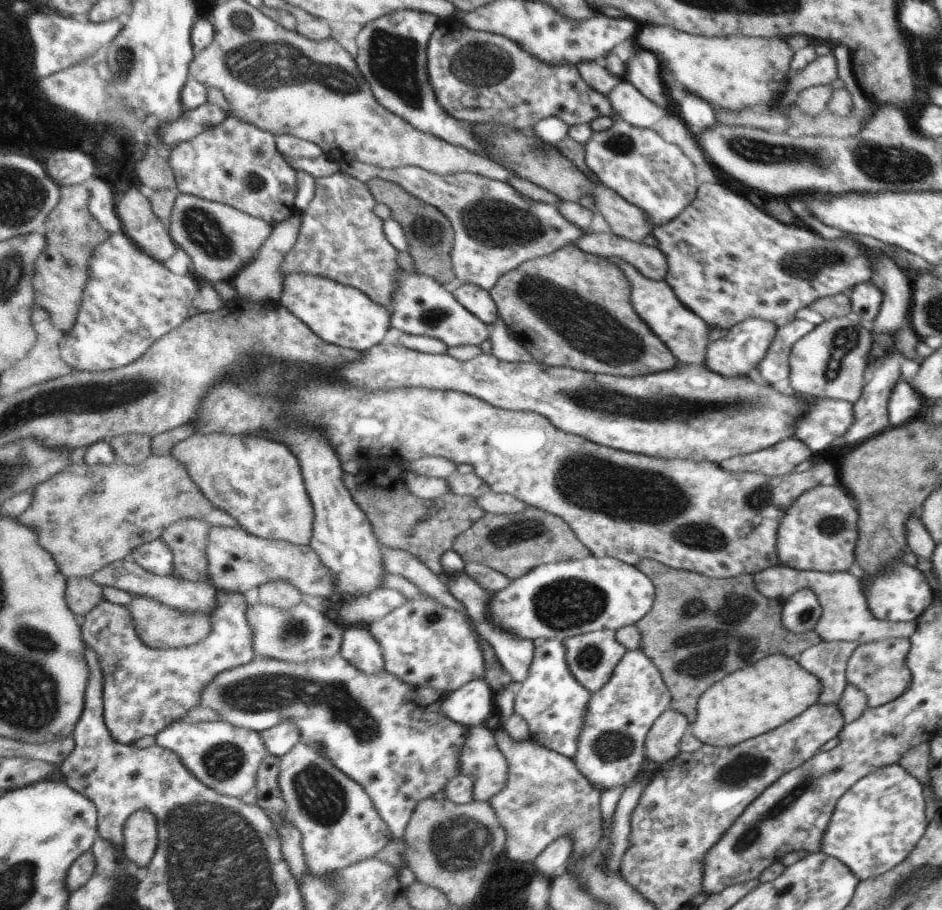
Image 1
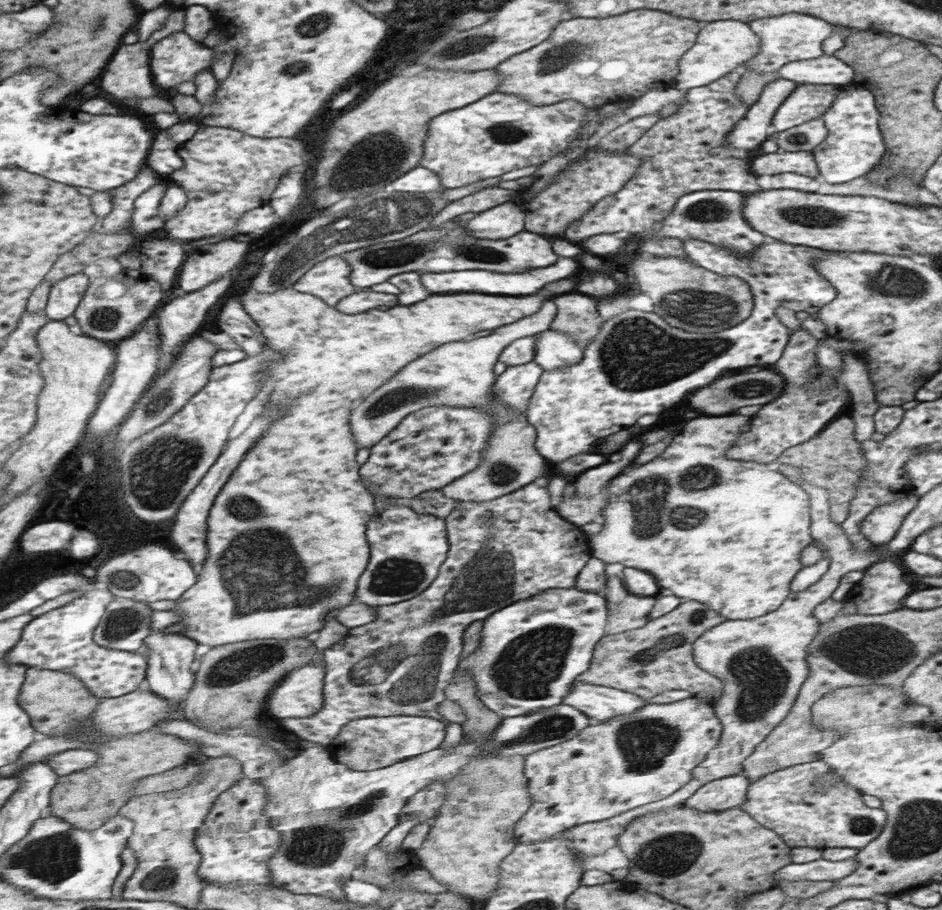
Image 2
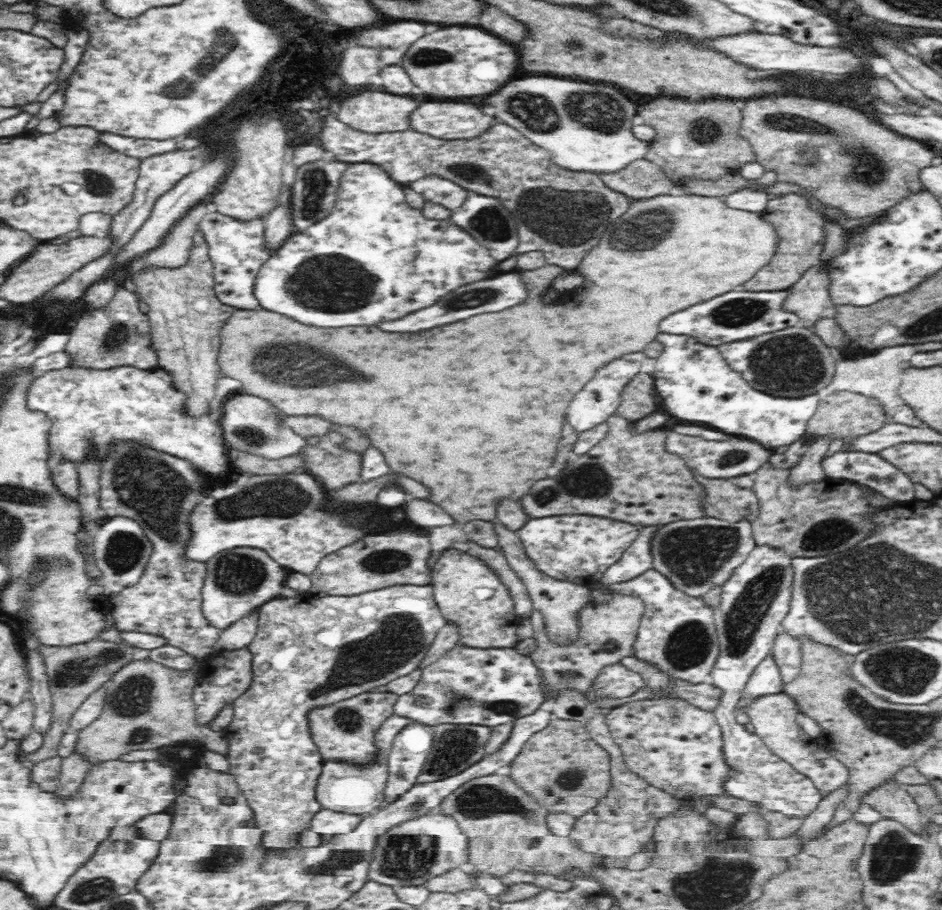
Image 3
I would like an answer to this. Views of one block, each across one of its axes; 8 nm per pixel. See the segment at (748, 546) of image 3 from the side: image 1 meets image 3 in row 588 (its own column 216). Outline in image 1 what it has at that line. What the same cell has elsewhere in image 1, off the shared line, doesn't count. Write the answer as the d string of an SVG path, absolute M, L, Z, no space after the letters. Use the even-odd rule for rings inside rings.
M342 654L330 657L329 659L318 659L308 662L297 663L296 661L285 661L282 659L258 658L250 664L239 666L223 672L207 689L203 696L204 707L215 708L221 714L222 721L228 721L239 727L246 727L250 730L264 732L278 726L279 724L292 721L301 729L301 742L314 747L346 773L354 782L357 782L365 790L370 800L377 808L381 819L386 822L392 836L403 838L409 820L417 808L417 804L424 799L433 797L434 794L444 790L446 784L461 772L461 750L465 746L469 728L466 725L454 722L441 711L442 703L450 696L448 691L435 689L429 686L411 685L399 679L394 673L388 672L385 668L379 673L365 673L351 661L346 660Z

